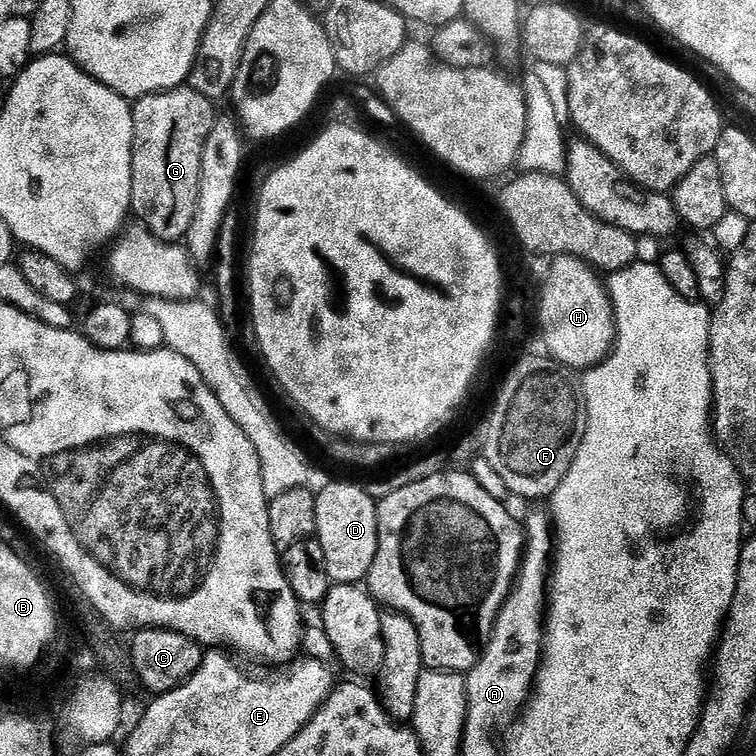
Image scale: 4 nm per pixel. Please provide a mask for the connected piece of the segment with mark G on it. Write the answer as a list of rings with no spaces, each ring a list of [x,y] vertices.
[[[187,86],[172,88],[168,92],[155,92],[153,96],[144,96],[132,104],[132,117],[134,118],[134,142],[132,143],[132,211],[131,215],[139,223],[150,230],[159,240],[167,244],[174,244],[183,241],[190,230],[190,222],[194,222],[194,210],[198,202],[198,190],[200,189],[200,167],[202,166],[202,150],[206,146],[206,138],[214,126],[218,115],[217,105],[207,100],[202,94]]]

